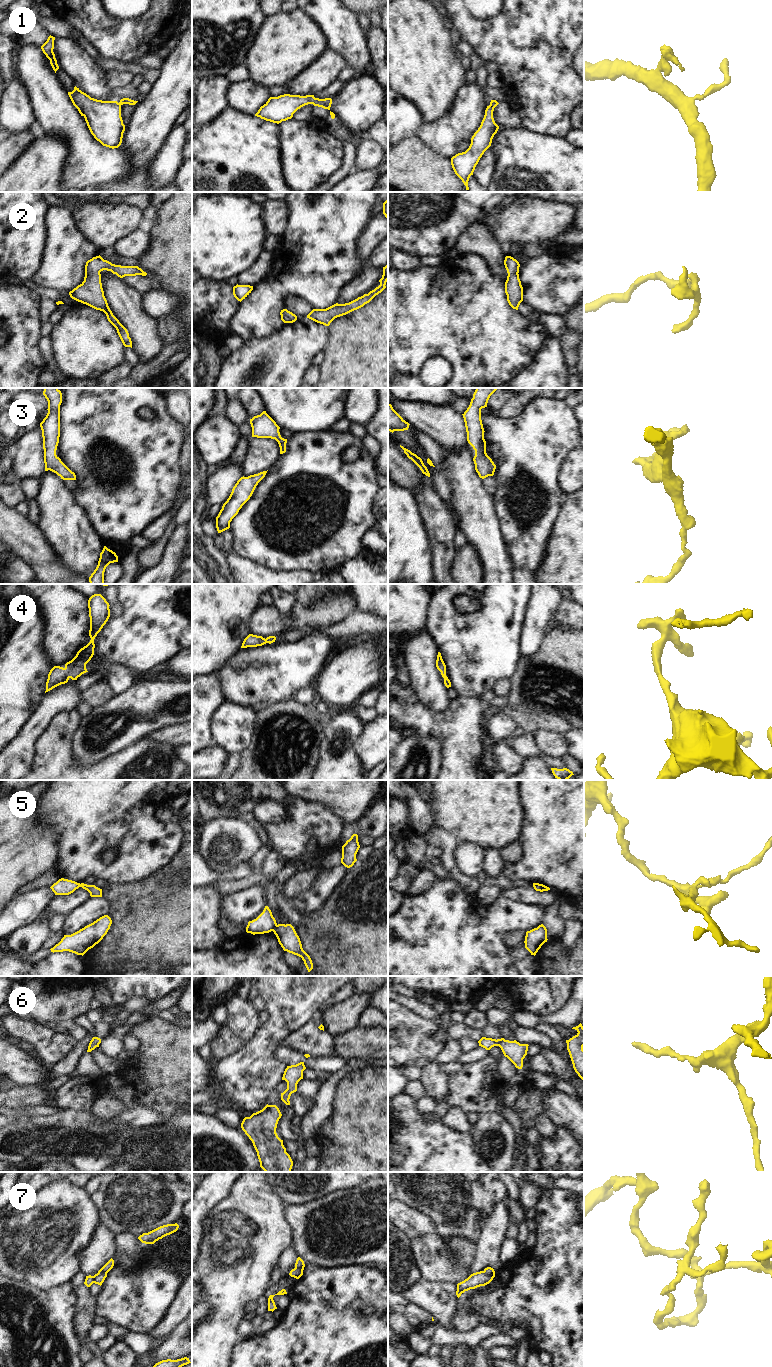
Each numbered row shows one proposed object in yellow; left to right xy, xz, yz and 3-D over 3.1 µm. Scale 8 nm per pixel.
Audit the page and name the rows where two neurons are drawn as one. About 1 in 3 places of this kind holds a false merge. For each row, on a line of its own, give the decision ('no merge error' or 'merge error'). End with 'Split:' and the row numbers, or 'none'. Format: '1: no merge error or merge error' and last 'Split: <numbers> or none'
1: no merge error
2: no merge error
3: no merge error
4: no merge error
5: merge error
6: no merge error
7: merge error
Split: 5, 7

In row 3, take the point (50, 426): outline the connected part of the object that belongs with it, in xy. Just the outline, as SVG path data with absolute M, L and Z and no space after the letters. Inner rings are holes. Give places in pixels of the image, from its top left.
M44 388L43 395L48 401L48 413L40 423L43 437L45 471L50 470L63 480L76 480L75 473L56 455L60 437L62 393L58 388Z

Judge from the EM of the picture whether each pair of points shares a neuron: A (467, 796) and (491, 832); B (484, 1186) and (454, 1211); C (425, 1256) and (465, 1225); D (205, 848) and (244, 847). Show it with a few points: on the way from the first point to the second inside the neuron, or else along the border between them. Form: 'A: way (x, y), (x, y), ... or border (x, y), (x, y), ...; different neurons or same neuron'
A: way (476, 805), (491, 820), (491, 823); same neuron
B: border (470, 1183), (470, 1206), (479, 1212); different neurons
C: border (436, 1232), (447, 1242), (451, 1238), (468, 1239); different neurons
D: way (215, 846), (234, 845); same neuron

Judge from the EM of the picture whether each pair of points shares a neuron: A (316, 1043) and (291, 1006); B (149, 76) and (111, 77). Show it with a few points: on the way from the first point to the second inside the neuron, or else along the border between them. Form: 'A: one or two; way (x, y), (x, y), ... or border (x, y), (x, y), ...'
A: two; border (309, 1020), (285, 1039)
B: two; border (110, 70), (131, 72), (134, 75)

